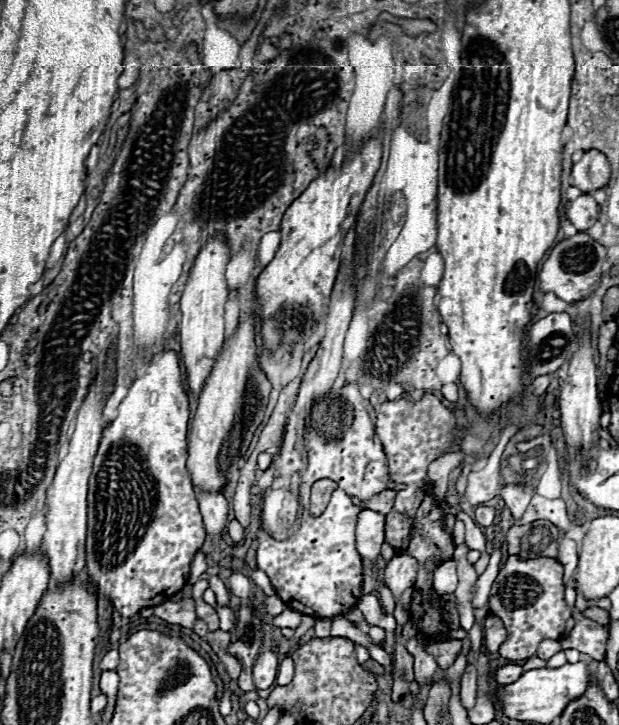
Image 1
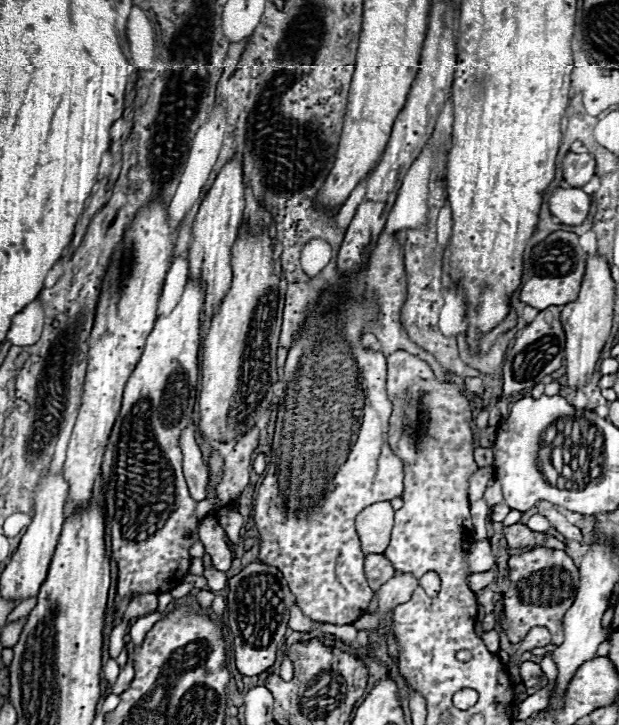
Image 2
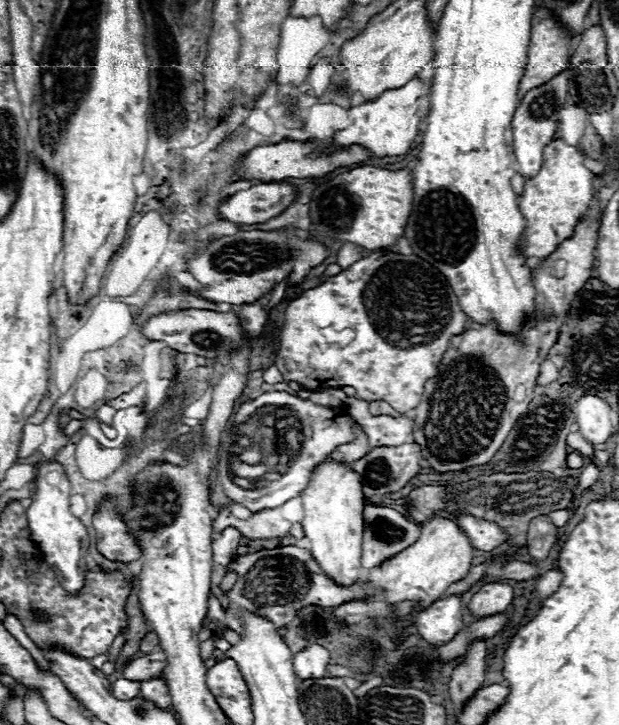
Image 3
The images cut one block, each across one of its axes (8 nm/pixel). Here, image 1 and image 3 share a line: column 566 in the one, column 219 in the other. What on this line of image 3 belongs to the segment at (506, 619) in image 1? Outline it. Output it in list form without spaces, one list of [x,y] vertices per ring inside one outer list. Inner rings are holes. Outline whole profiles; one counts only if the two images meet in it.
[[[282,546],[282,548],[274,548],[274,550],[246,554],[246,556],[240,556],[238,560],[234,560],[228,568],[238,572],[238,582],[234,584],[234,588],[230,592],[226,592],[230,598],[230,608],[226,612],[218,604],[218,600],[214,596],[210,596],[204,628],[212,630],[212,632],[216,632],[216,624],[212,624],[210,618],[220,620],[222,624],[226,624],[228,628],[232,628],[240,634],[242,624],[240,624],[238,608],[258,612],[258,616],[266,616],[268,620],[274,620],[274,624],[278,624],[278,628],[282,628],[292,620],[294,612],[298,608],[304,608],[306,604],[318,604],[322,608],[332,608],[332,606],[340,606],[350,600],[366,598],[368,594],[384,592],[382,588],[376,588],[368,582],[354,582],[352,586],[338,586],[334,580],[330,580],[322,572],[318,562],[312,558],[310,550],[296,548],[296,546]]]

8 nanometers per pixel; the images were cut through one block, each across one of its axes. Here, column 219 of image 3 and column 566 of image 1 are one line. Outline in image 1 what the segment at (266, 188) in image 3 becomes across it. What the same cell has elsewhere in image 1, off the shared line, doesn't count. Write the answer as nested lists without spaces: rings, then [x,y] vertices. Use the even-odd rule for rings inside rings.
[[[582,194],[580,198],[572,200],[566,208],[566,214],[568,214],[568,220],[580,230],[580,232],[586,232],[588,228],[594,226],[594,222],[598,222],[598,216],[600,216],[600,210],[598,210],[598,204],[594,202],[594,198],[590,194]]]

